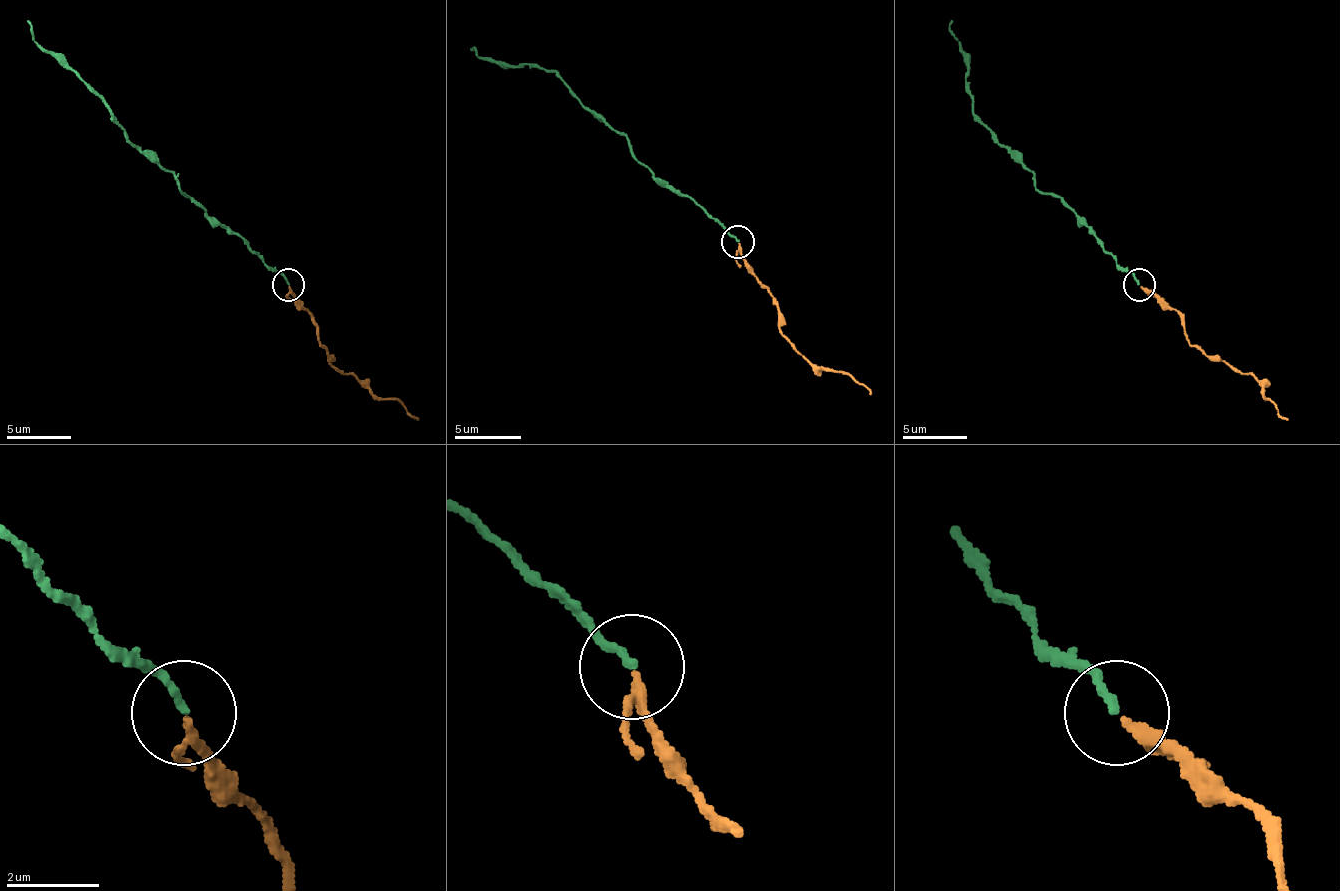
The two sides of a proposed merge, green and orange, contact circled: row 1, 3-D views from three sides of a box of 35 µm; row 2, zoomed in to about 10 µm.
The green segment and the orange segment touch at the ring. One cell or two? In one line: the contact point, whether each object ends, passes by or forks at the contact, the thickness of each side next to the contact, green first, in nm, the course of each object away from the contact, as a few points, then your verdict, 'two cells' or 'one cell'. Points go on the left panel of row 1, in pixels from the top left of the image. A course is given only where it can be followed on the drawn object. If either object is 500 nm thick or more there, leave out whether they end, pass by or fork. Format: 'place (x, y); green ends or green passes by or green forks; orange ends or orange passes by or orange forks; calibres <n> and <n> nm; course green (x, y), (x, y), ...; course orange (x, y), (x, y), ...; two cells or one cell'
place (288, 284); green ends; orange passes by; calibres 160 and 170 nm; course green (289, 285), (240, 237), (221, 227), (182, 191), (172, 175), (150, 159), (108, 110), (43, 49), (27, 20); course orange (289, 285), (292, 295), (312, 318), (328, 360), (380, 399), (393, 399), (418, 421); one cell

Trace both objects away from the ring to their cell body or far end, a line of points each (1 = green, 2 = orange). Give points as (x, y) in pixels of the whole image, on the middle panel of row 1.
1: (739, 240), (689, 197), (669, 191), (629, 141), (553, 71), (486, 61), (470, 51)
2: (739, 244), (742, 260), (772, 297), (778, 313), (778, 330), (812, 363), (831, 370), (845, 370), (871, 393)

